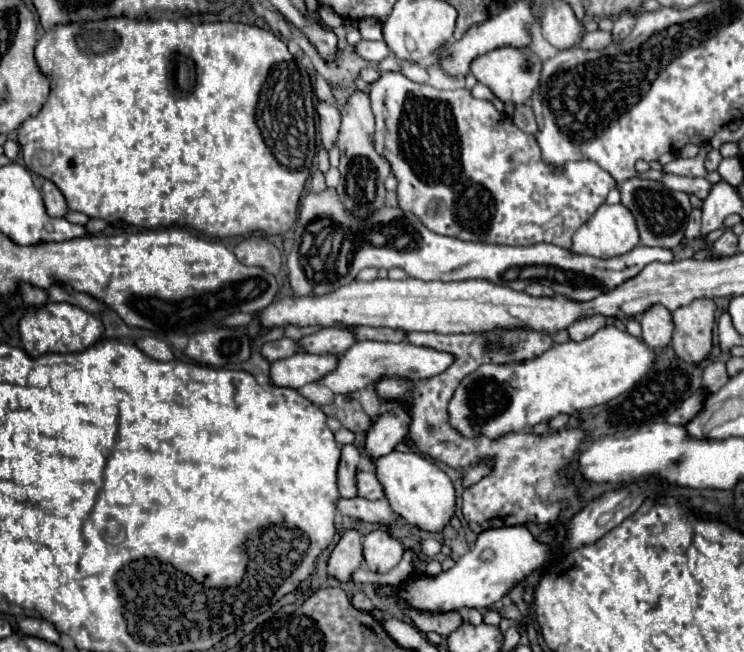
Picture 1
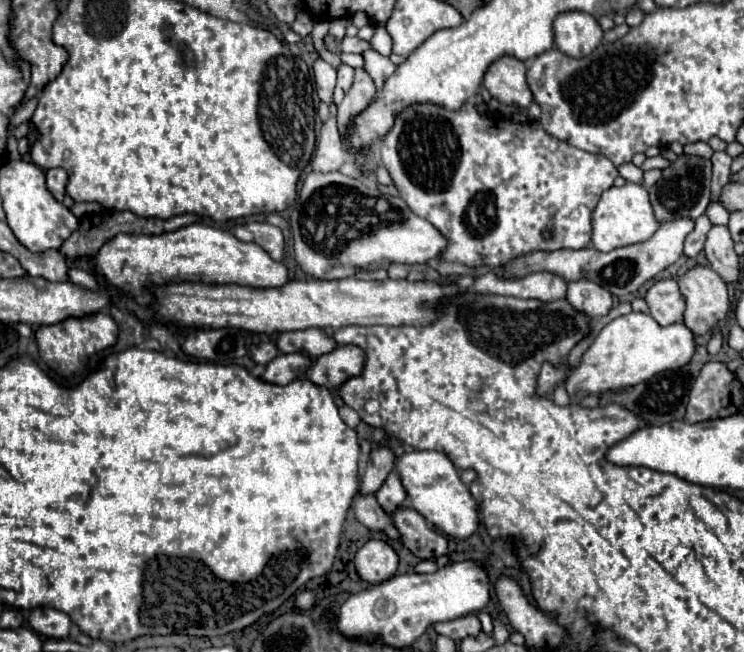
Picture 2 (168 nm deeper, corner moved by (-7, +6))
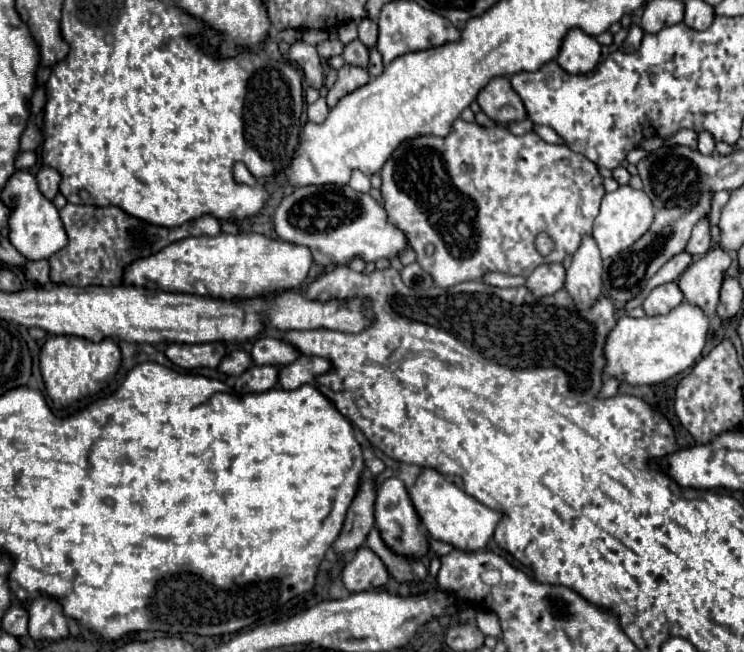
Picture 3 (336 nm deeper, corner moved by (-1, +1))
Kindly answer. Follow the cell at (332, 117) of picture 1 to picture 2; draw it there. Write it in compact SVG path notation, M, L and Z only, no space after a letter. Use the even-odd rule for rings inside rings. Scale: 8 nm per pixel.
M317 58L313 62L313 76L315 76L315 90L317 90L317 96L331 104L333 102L333 88L335 88L335 78L337 78L337 72L331 64L327 64L325 60Z

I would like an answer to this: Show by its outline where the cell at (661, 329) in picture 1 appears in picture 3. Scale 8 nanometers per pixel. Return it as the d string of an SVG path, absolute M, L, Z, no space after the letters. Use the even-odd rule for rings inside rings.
M663 283L645 297L643 309L647 315L667 315L679 303L683 303L683 295L677 283Z

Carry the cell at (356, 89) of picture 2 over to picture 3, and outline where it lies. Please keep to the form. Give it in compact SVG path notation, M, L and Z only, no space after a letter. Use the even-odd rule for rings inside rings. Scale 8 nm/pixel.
M343 65L339 69L339 75L337 75L337 81L335 81L333 89L329 89L329 93L327 93L329 109L333 109L339 103L341 97L353 93L357 87L363 87L365 83L369 83L369 73L365 69Z

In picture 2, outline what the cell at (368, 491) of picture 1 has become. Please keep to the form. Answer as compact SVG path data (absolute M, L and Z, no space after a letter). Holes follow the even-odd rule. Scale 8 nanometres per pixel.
M391 472L389 478L385 480L385 484L379 488L379 492L375 494L377 502L381 504L381 508L387 512L387 514L393 514L395 510L399 510L405 500L407 500L407 492L401 484L401 478L397 472Z

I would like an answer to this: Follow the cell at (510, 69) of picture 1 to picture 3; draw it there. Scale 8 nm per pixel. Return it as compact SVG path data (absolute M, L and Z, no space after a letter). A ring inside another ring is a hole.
M493 77L477 95L481 109L501 125L511 121L523 121L527 117L525 105L513 91L507 77Z

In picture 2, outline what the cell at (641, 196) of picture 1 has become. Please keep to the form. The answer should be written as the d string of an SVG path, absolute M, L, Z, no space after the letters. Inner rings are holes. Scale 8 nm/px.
M679 156L677 160L673 160L673 188L671 188L671 178L663 176L649 190L649 198L657 220L667 222L683 216L699 218L709 206L709 184L711 184L711 160L699 156Z

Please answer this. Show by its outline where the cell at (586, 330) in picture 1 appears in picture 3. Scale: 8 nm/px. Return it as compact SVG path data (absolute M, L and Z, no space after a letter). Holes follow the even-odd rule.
M587 237L573 255L565 289L579 309L589 309L601 297L601 257L593 237Z

